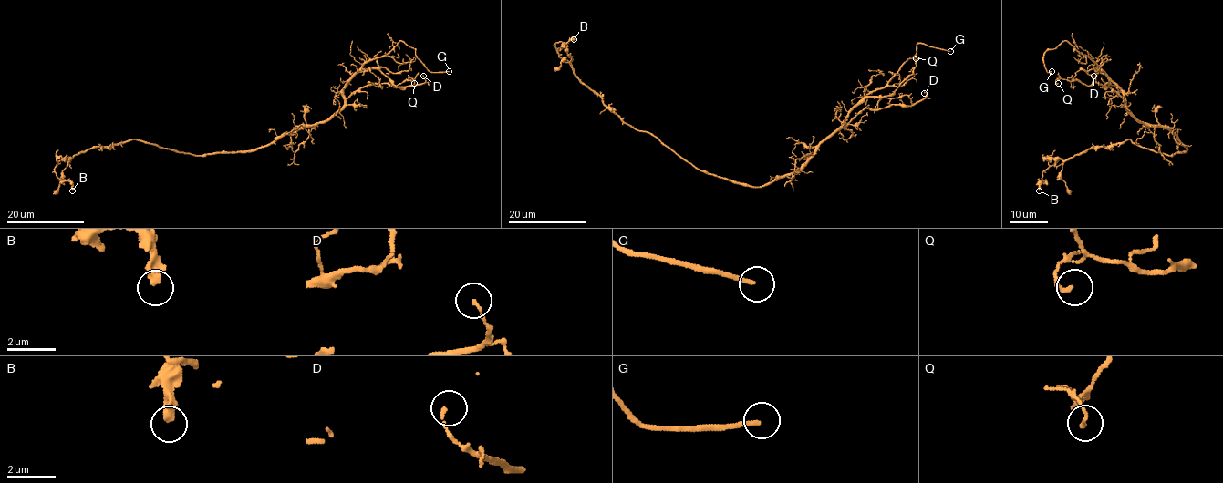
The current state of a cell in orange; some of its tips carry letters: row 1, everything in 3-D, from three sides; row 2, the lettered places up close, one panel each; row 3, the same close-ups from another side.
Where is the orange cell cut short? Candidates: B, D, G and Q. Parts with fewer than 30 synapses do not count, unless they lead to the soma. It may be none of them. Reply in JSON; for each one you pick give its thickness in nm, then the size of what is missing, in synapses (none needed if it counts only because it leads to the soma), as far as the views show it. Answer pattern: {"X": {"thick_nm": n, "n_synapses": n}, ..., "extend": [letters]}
{"G": {"thick_nm": 170}, "extend": ["G"]}

